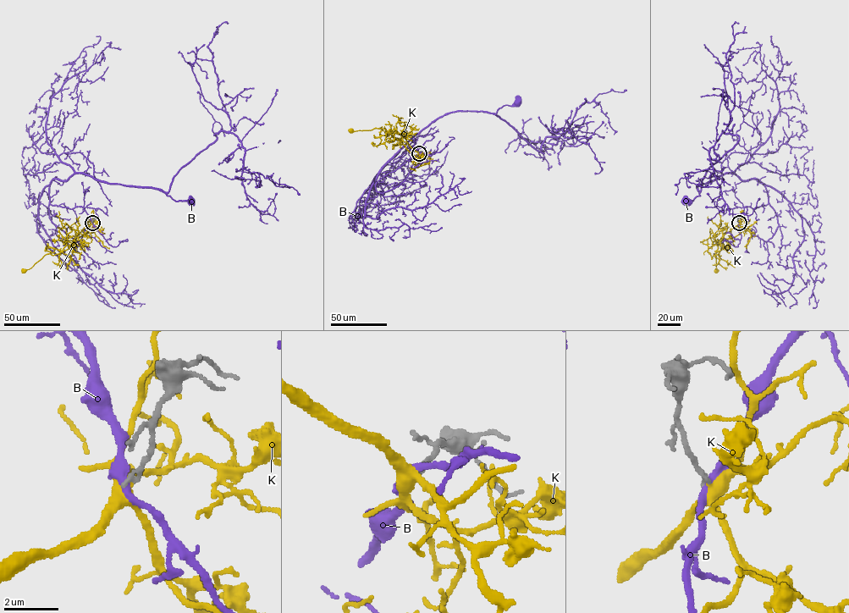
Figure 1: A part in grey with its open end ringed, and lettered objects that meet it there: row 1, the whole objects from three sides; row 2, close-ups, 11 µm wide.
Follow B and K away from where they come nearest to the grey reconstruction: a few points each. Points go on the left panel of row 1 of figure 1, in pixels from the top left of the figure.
B: (91, 223), (81, 207), (50, 203), (53, 179), (85, 173), (109, 183), (161, 189), (177, 201), (190, 201)
K: (92, 223), (77, 235), (74, 244), (67, 249), (53, 255), (46, 254), (24, 271)

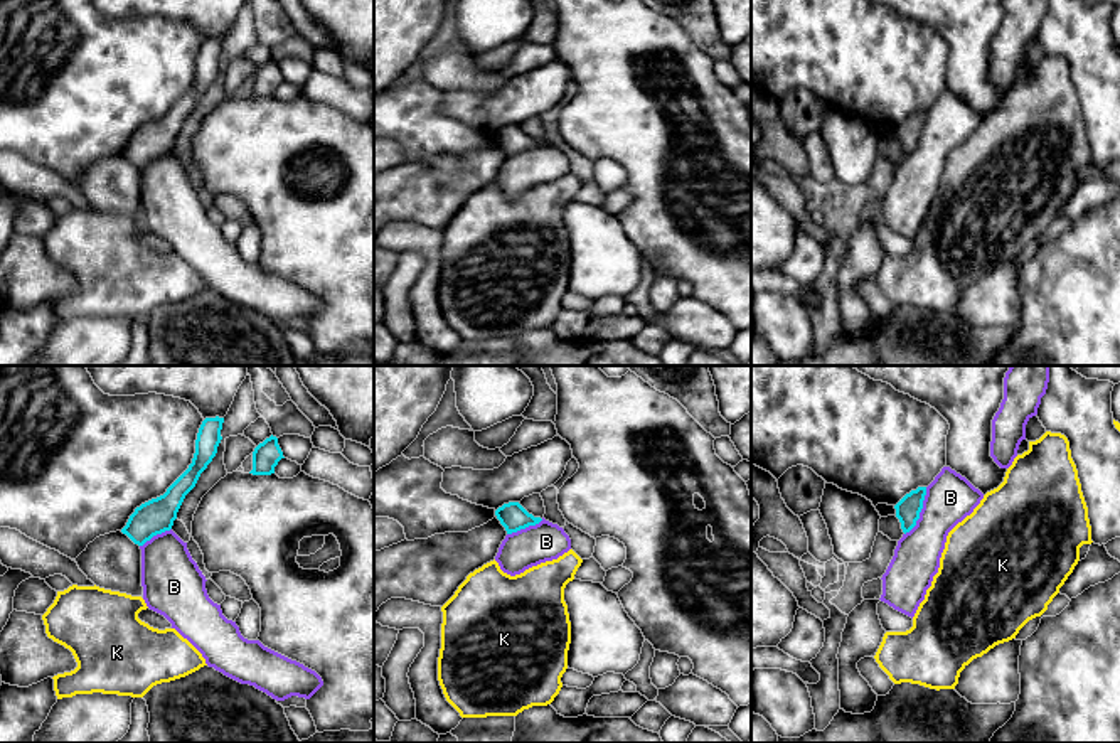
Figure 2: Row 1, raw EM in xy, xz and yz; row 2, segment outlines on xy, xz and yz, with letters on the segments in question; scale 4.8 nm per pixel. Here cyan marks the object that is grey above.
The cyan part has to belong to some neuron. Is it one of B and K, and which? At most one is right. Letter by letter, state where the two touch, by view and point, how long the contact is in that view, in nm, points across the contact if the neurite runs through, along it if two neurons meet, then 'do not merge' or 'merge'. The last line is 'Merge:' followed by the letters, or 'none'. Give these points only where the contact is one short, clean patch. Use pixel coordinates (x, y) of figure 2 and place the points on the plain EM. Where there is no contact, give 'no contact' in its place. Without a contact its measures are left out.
B: contact yz (920, 133); length 260 nm; border yz (927, 110), (920, 140), (905, 157); do not merge
K: no contact; merge
Merge: K

